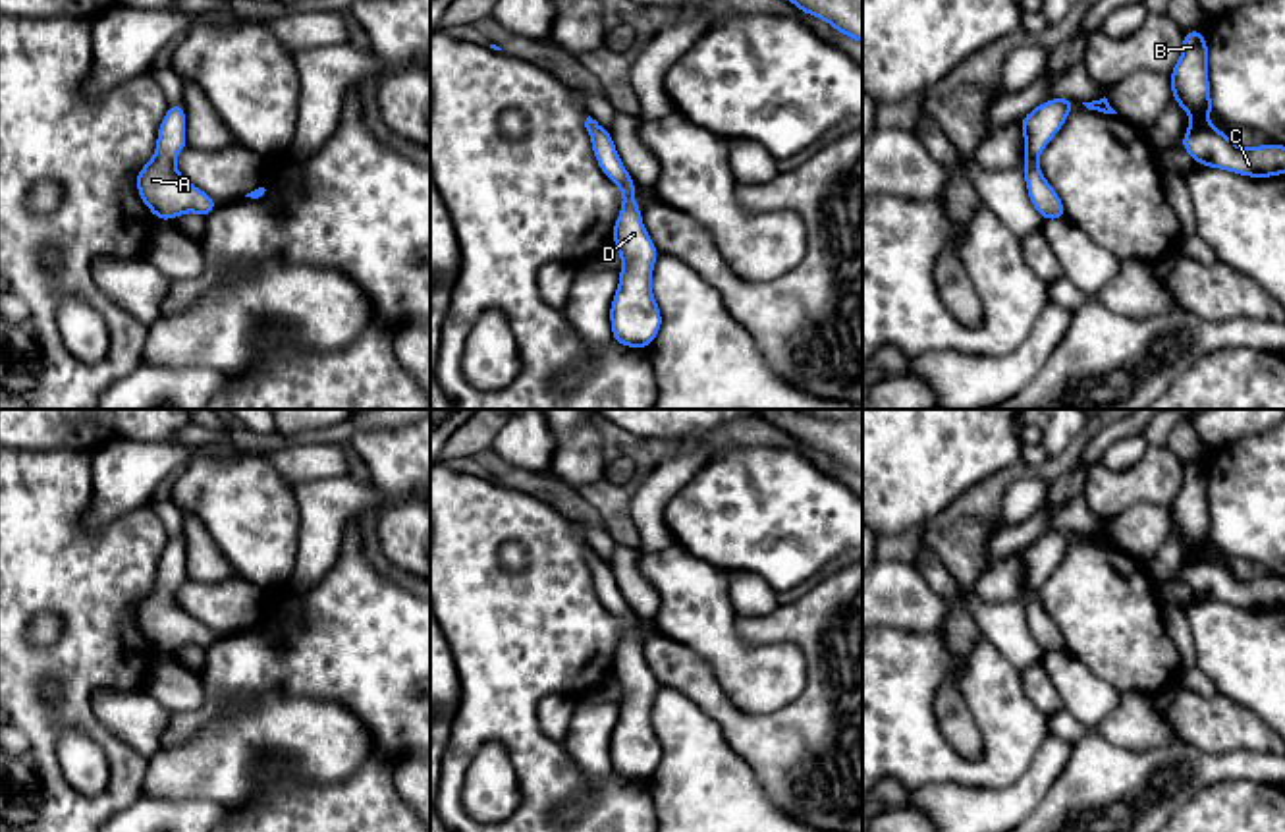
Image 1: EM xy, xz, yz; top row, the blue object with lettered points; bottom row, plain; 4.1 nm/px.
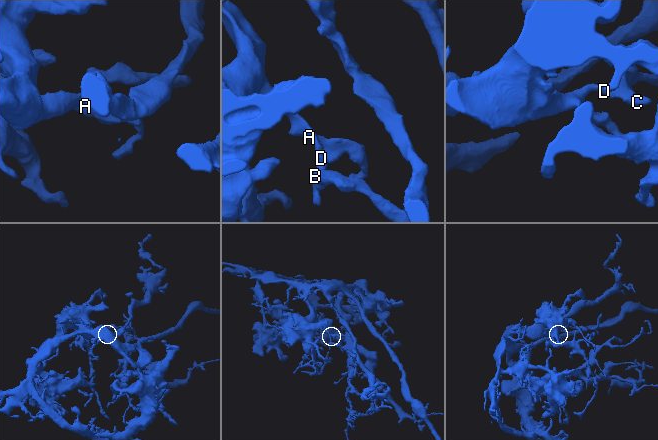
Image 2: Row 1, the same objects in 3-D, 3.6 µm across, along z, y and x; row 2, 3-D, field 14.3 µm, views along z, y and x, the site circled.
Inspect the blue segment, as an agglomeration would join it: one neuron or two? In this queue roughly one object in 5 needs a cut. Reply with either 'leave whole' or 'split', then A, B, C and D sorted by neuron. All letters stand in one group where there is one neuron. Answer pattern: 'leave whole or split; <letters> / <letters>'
leave whole; A B C D

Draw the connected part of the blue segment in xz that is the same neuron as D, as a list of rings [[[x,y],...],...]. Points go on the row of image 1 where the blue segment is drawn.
[[[590,116],[585,122],[598,168],[621,189],[621,214],[614,222],[614,245],[621,255],[619,286],[612,299],[612,340],[625,347],[646,349],[662,328],[662,313],[650,278],[658,249],[644,230],[633,193],[637,183],[617,156],[612,133]]]

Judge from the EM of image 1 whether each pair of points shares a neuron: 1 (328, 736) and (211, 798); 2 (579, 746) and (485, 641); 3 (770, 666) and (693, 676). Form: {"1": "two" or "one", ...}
{"1": "one", "2": "two", "3": "two"}

